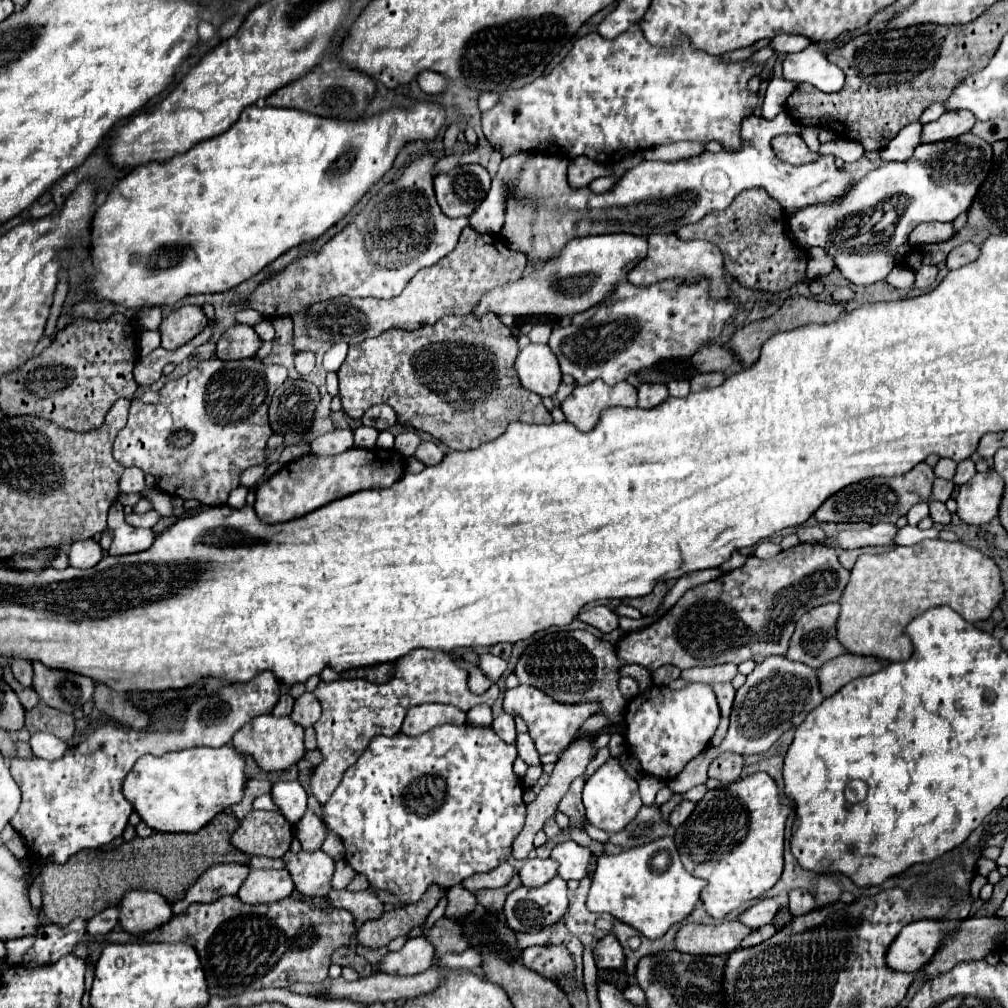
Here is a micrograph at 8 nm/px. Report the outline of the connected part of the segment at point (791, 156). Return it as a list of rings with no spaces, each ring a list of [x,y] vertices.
[[[781,134],[781,136],[775,136],[771,140],[771,146],[773,146],[773,152],[775,152],[775,156],[779,160],[789,162],[789,164],[795,164],[795,166],[797,164],[815,162],[819,158],[817,152],[809,152],[807,144],[797,134]]]

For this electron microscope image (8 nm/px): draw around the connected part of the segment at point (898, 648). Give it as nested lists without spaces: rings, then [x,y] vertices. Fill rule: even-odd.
[[[923,540],[913,546],[895,546],[883,554],[859,556],[839,600],[841,614],[837,620],[839,642],[851,654],[841,654],[819,668],[823,696],[833,696],[847,682],[859,676],[871,676],[889,662],[907,660],[913,654],[913,646],[905,634],[905,626],[925,610],[949,606],[967,622],[979,622],[993,614],[1003,594],[1001,570],[995,560],[963,542]]]

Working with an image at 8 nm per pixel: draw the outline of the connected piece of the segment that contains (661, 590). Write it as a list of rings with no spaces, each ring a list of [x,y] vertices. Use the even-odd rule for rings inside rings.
[[[661,582],[661,584],[657,584],[657,586],[653,588],[651,594],[641,596],[641,598],[629,598],[629,600],[623,600],[623,602],[629,604],[629,606],[633,606],[633,608],[637,608],[643,616],[655,616],[655,612],[659,610],[659,606],[661,606],[667,590],[669,590],[667,584]]]

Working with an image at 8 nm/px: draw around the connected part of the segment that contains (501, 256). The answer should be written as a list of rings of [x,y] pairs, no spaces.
[[[465,228],[455,250],[447,258],[441,258],[437,264],[419,270],[415,278],[407,284],[403,294],[399,294],[397,298],[379,300],[339,296],[311,306],[307,310],[307,334],[315,340],[331,344],[359,344],[365,338],[383,334],[385,330],[417,330],[425,324],[435,324],[441,316],[447,314],[465,316],[473,312],[483,292],[519,280],[525,270],[525,264],[527,258],[521,252],[509,250],[499,234],[479,234],[471,228]]]

